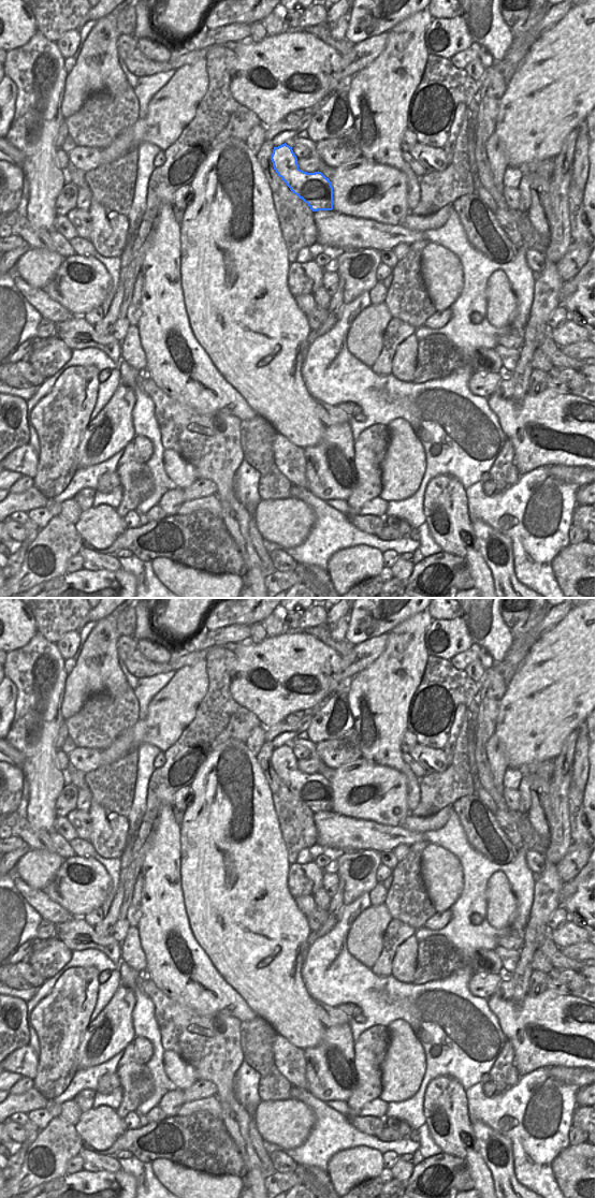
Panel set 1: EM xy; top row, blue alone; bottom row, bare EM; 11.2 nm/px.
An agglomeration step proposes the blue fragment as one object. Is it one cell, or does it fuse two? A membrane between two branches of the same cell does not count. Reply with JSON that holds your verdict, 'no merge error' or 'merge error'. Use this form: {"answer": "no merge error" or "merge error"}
{"answer": "no merge error"}

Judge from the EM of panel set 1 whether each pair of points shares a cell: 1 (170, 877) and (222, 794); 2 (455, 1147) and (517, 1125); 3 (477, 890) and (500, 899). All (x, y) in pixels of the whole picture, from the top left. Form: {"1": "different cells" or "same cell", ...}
{"1": "different cells", "2": "different cells", "3": "different cells"}

